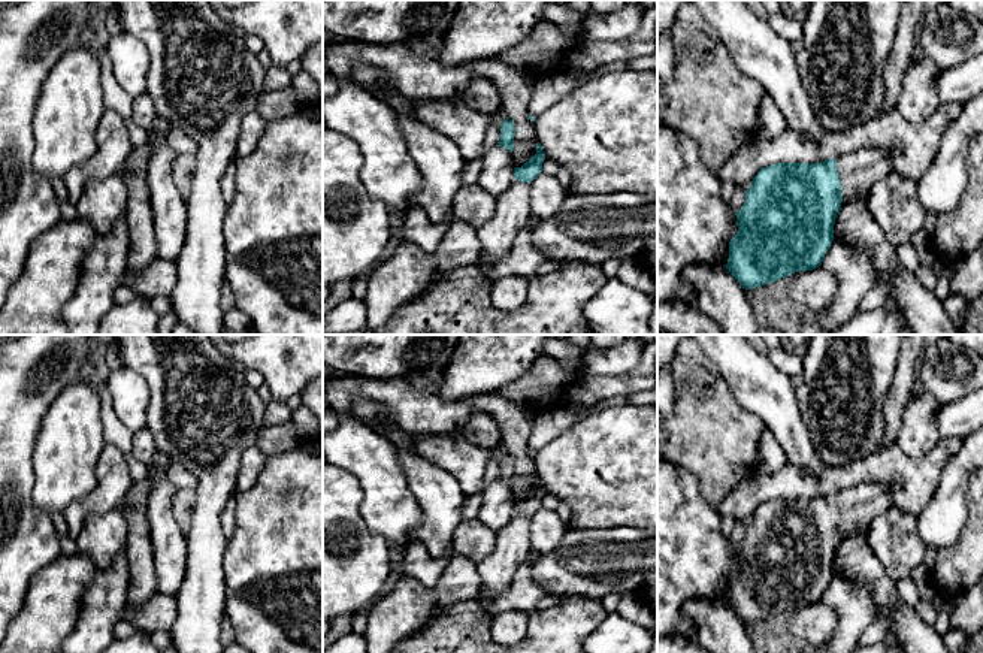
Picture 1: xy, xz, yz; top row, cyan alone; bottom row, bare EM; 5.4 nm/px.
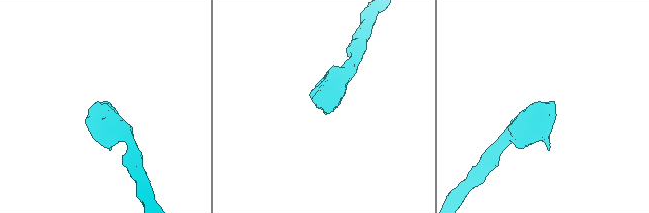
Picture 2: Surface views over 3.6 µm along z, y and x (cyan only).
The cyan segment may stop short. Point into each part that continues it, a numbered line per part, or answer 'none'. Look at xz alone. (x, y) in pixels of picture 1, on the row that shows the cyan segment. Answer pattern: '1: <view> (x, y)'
1: xz (496, 236)

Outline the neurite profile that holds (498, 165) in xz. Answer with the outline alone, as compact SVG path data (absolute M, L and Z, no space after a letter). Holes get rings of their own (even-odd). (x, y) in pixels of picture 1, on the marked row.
M497 145L486 151L481 160L483 170L478 178L478 185L497 197L505 193L515 179L514 157L508 149Z

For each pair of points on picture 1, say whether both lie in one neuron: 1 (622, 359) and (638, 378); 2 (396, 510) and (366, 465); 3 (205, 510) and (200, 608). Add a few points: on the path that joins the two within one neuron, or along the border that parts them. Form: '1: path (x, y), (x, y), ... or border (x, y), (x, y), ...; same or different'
1: border (641, 353), (641, 359), (631, 369), (596, 377); different
2: path (387, 499), (386, 484), (377, 475); same
3: path (205, 534), (203, 585); same

